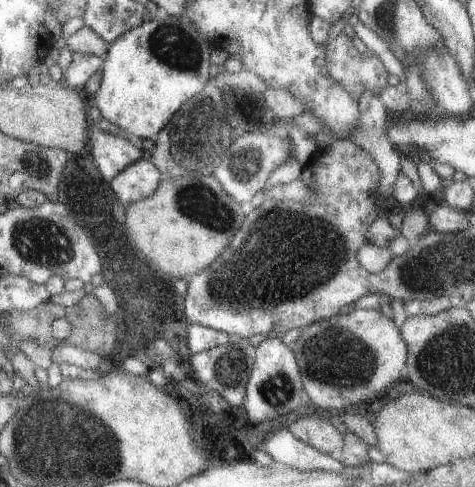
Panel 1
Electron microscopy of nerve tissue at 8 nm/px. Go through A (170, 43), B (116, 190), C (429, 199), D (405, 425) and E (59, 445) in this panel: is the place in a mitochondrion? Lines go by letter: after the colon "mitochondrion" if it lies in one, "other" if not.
A: mitochondrion
B: other
C: other
D: other
E: mitochondrion

